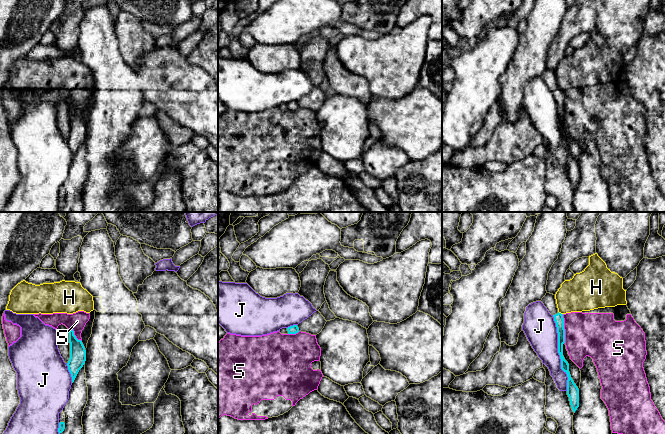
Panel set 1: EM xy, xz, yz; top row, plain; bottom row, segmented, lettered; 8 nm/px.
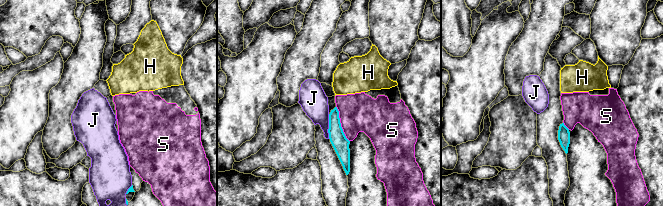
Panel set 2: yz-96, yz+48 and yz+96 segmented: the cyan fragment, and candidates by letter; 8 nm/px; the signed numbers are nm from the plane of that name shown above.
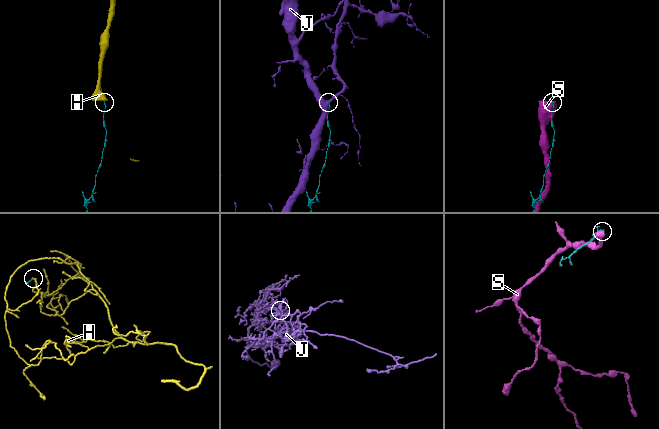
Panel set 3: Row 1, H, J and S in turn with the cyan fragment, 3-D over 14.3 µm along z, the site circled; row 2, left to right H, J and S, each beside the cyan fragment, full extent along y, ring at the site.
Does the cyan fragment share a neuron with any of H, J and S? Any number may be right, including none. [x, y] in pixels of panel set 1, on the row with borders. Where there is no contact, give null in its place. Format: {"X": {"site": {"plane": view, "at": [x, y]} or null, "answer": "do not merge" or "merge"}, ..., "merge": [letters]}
{"H": {"site": {"plane": "yz", "at": [560, 313]}, "answer": "do not merge"}, "J": {"site": {"plane": "yz", "at": [558, 352]}, "answer": "do not merge"}, "S": {"site": {"plane": "yz", "at": [563, 328]}, "answer": "do not merge"}, "merge": []}

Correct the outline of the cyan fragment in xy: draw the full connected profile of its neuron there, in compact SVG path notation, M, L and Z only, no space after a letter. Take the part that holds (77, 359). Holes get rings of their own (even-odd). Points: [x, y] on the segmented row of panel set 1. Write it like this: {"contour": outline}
{"contour": "M72 328L69 329L70 343L70 358L67 363L68 370L74 382L79 370L83 367L86 361L86 350L81 340L78 340L74 335Z"}

